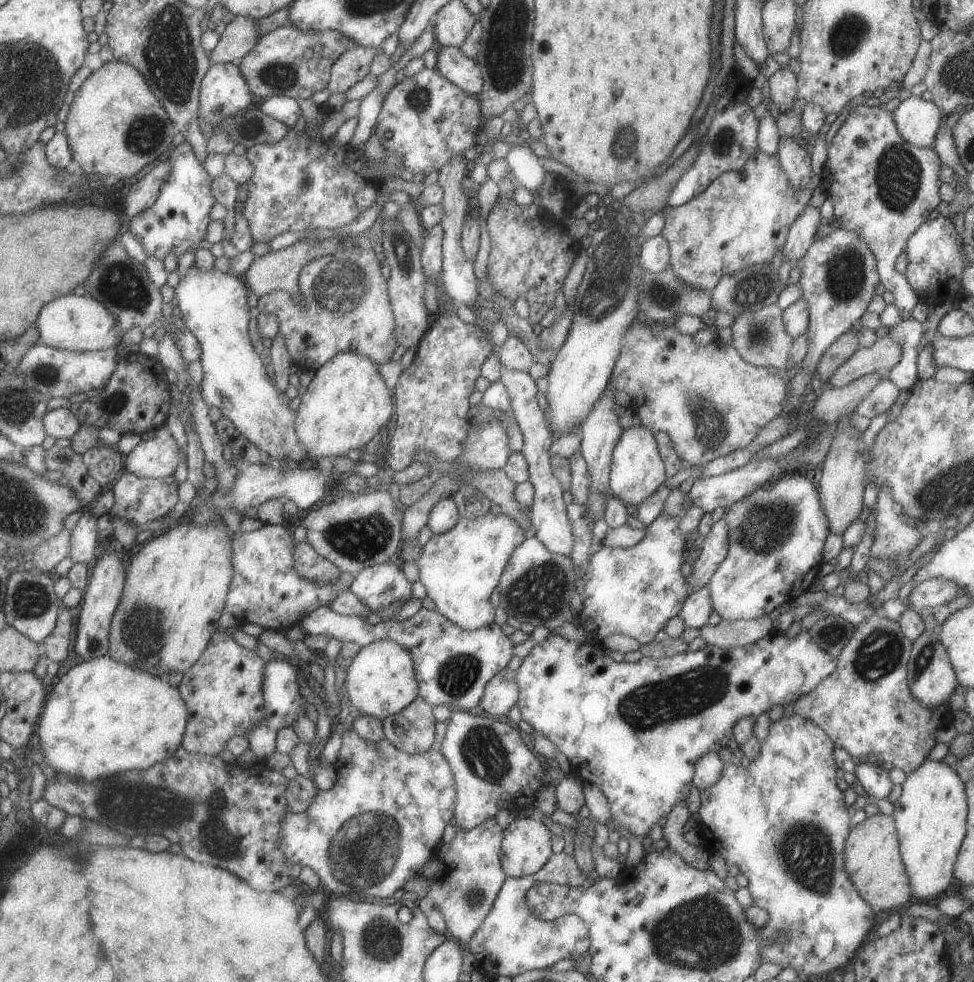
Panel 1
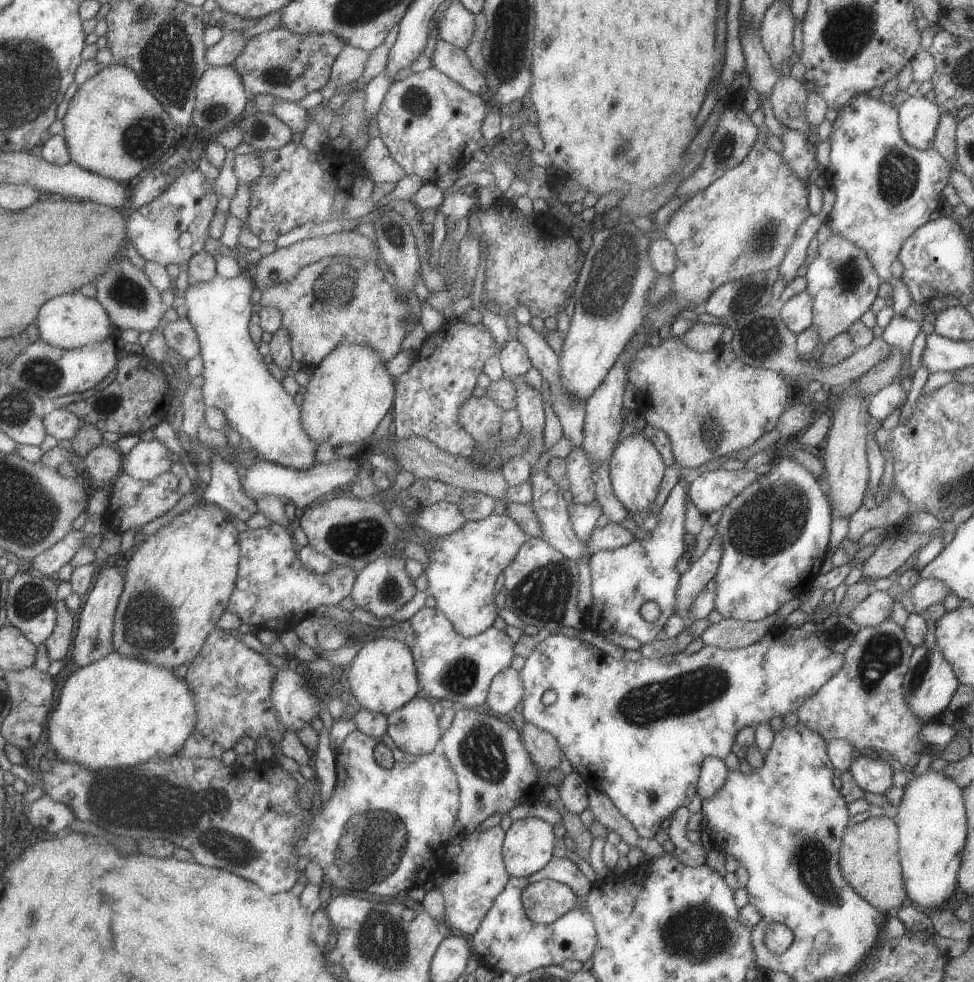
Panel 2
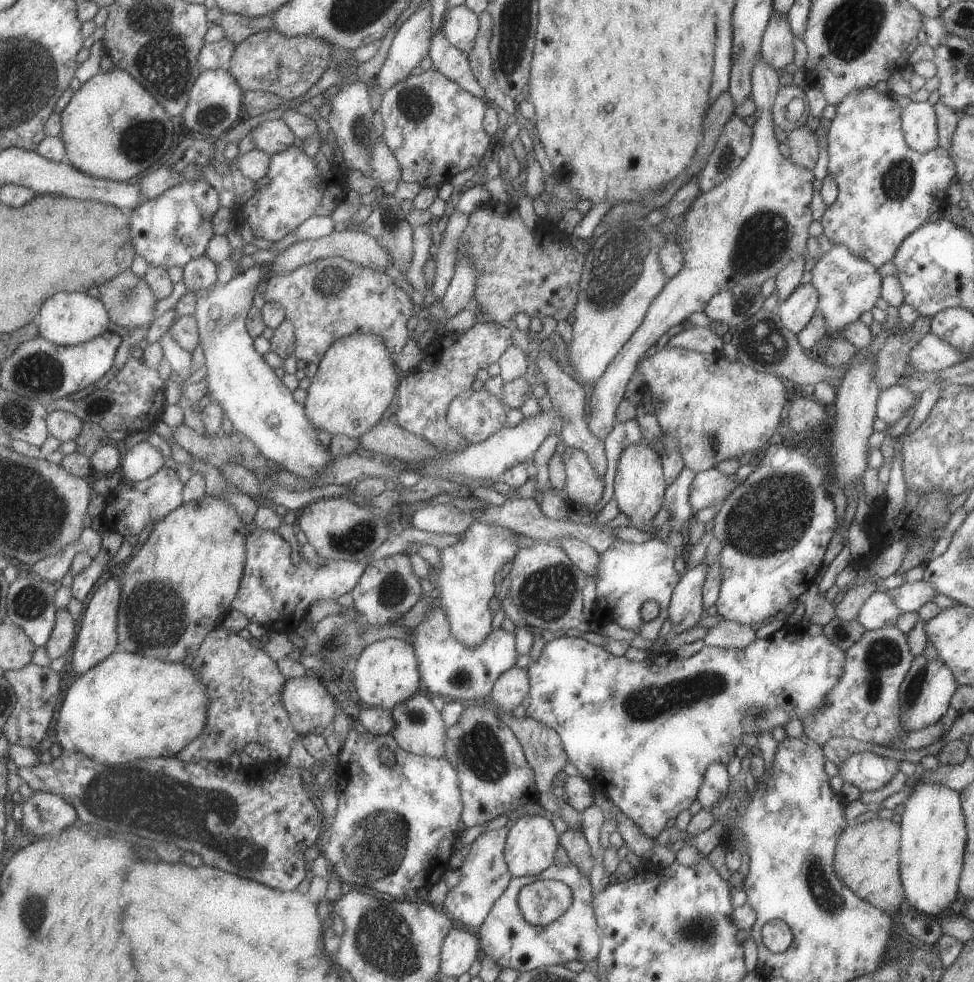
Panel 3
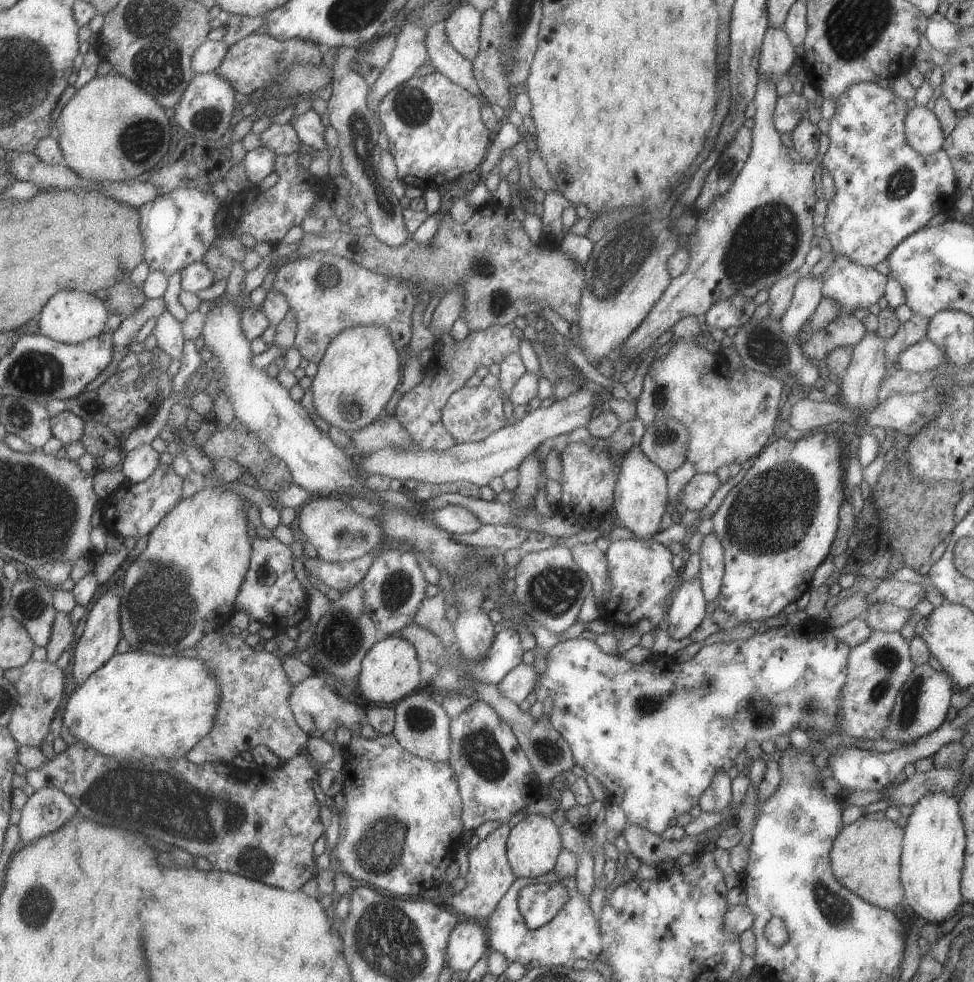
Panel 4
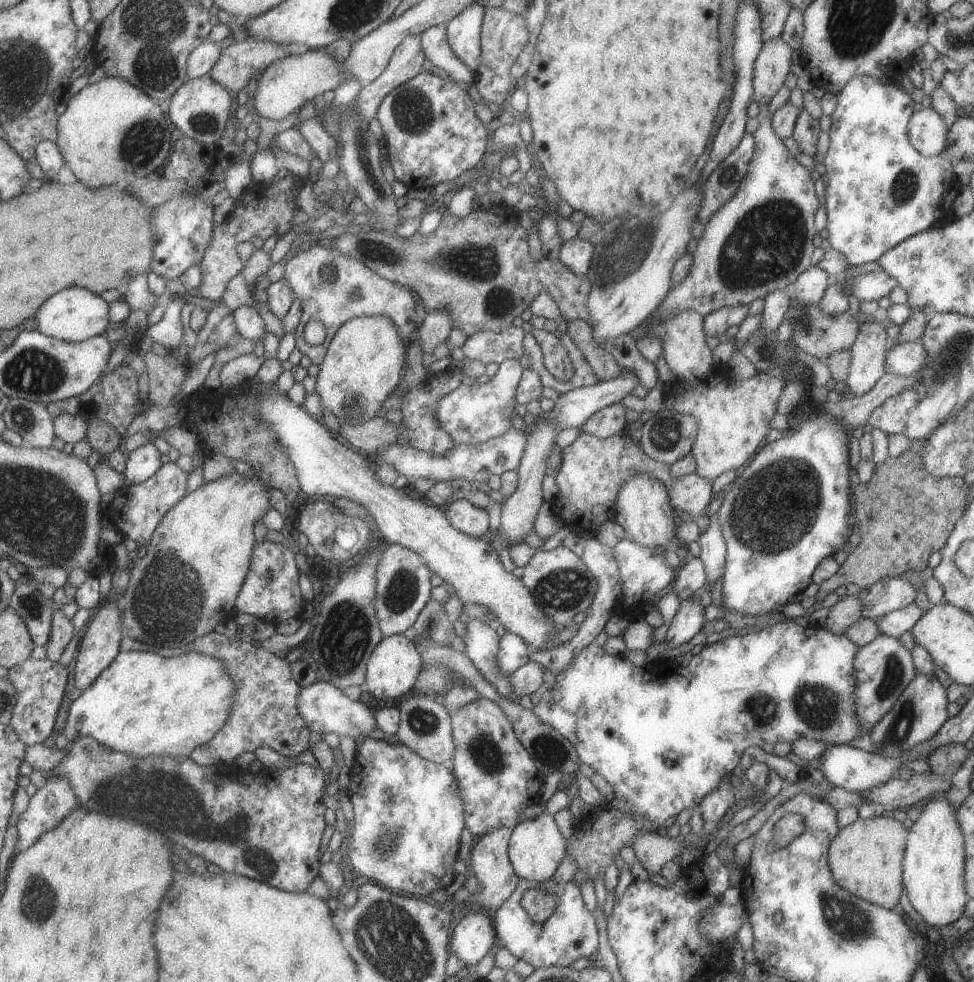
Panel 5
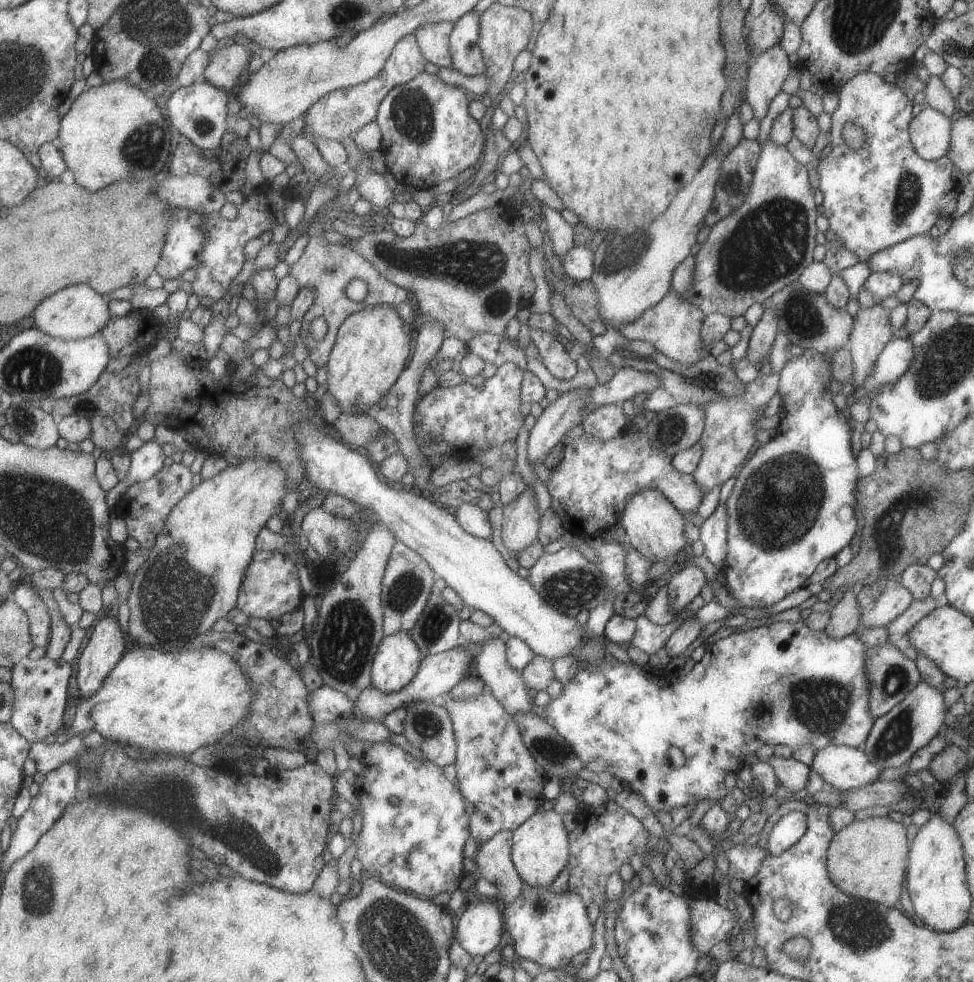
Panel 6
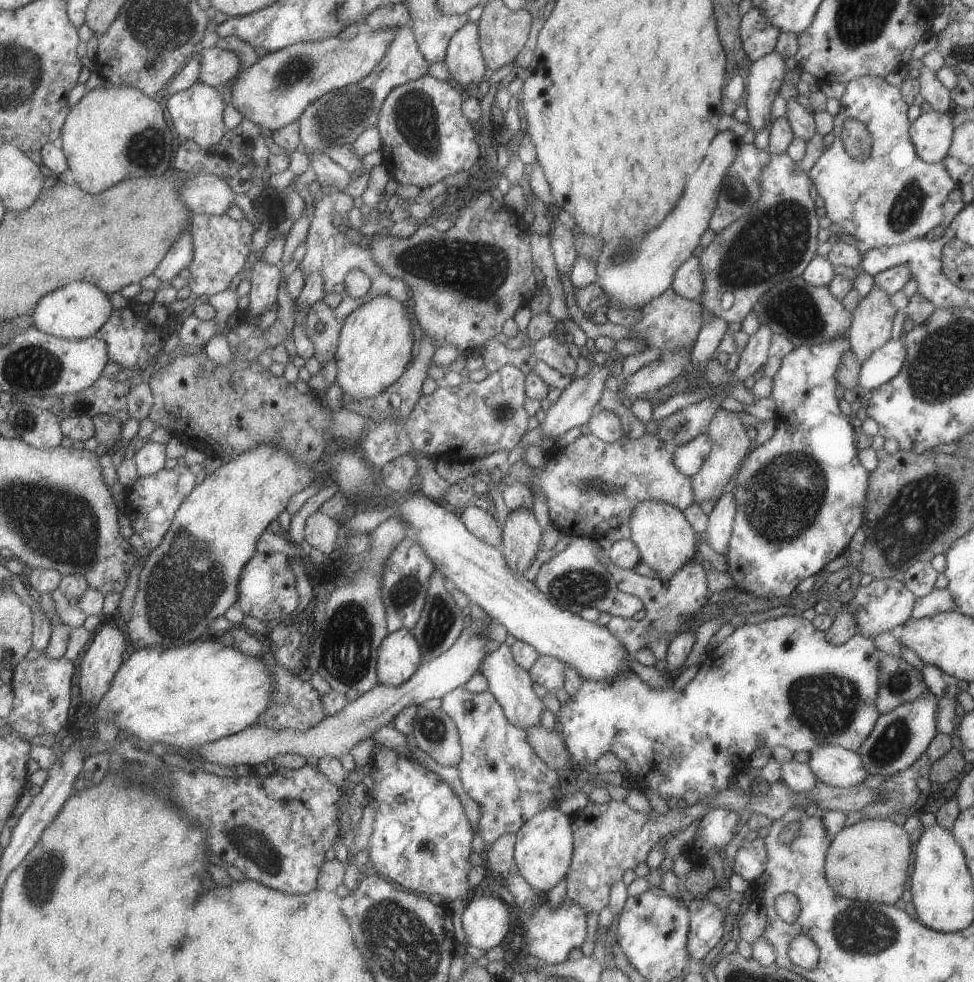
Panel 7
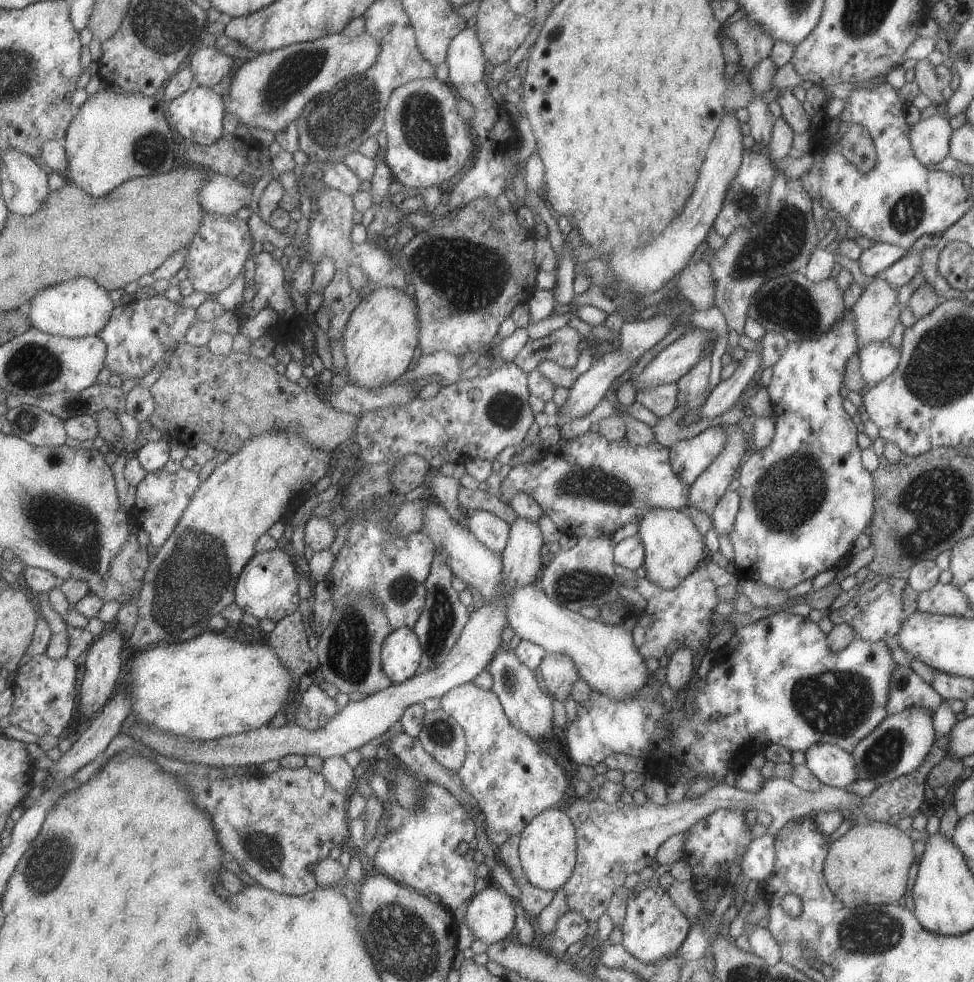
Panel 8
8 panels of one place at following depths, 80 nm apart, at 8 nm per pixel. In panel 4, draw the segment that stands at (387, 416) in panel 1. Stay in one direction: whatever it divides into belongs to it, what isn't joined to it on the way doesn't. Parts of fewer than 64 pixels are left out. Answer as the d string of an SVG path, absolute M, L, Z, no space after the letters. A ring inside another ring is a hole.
M373 324L343 329L329 341L328 348L324 350L324 356L313 376L310 389L316 414L329 426L340 428L345 433L367 426L383 414L385 404L401 380L403 367L403 355L398 352L389 331L383 326Z

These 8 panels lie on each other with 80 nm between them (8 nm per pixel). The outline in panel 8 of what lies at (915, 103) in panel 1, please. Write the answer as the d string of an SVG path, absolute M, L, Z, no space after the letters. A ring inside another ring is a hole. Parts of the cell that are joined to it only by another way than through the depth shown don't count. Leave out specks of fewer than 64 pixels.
M940 113L919 119L909 129L910 145L915 158L925 167L939 164L949 154L951 131L948 120Z

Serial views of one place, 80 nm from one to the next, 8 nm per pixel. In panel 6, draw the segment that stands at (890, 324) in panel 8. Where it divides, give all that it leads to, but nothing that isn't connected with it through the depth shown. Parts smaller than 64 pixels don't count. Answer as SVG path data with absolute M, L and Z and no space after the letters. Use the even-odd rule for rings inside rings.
M879 300L870 308L860 308L853 319L847 349L853 363L852 386L861 393L859 386L872 371L876 356L892 338L888 314Z

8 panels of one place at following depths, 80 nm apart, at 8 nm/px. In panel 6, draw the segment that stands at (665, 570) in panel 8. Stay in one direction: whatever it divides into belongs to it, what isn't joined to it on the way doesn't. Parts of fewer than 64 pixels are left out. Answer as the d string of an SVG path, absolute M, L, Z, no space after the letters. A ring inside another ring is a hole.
M643 489L636 492L624 506L617 524L624 530L624 541L651 564L664 558L677 559L678 552L687 546L683 536L683 515L658 490Z

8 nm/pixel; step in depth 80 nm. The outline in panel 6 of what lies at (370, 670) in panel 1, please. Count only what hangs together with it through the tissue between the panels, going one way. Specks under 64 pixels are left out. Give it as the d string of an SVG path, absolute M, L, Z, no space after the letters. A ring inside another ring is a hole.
M408 632L384 635L370 666L370 684L383 692L402 689L415 676L421 658Z

